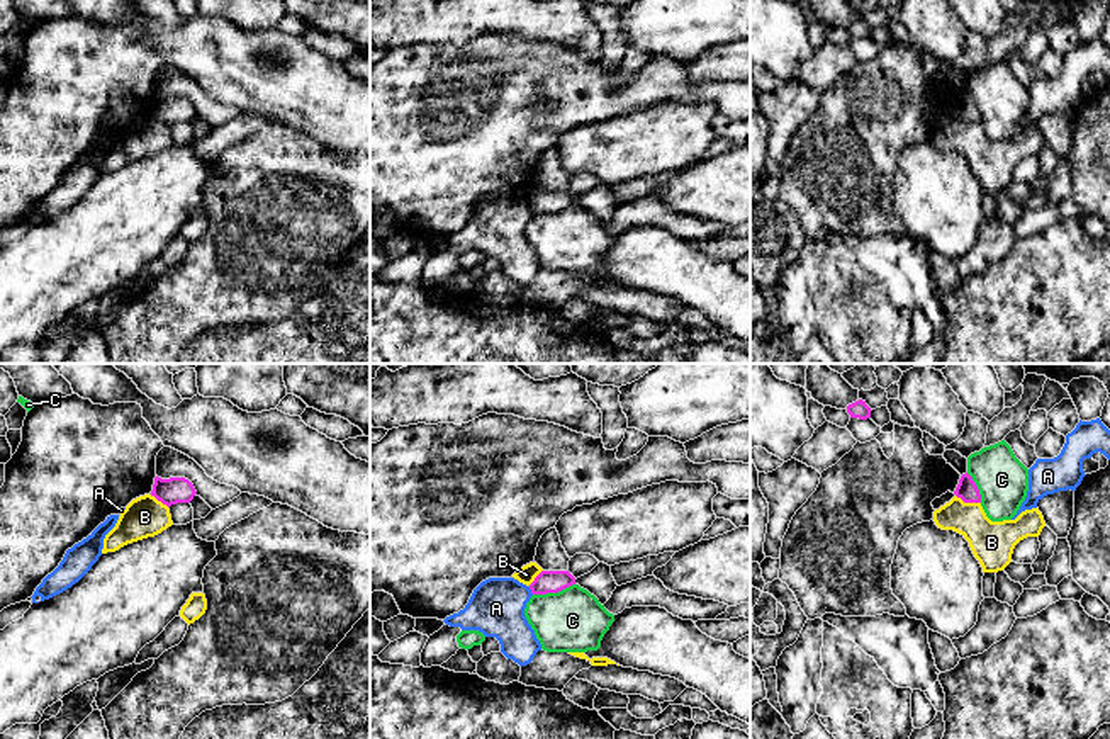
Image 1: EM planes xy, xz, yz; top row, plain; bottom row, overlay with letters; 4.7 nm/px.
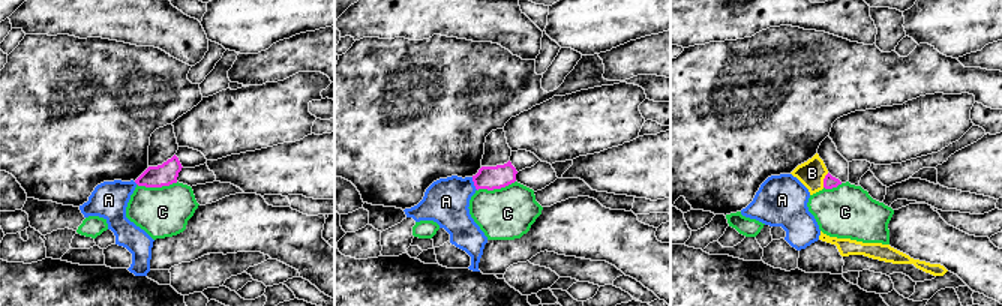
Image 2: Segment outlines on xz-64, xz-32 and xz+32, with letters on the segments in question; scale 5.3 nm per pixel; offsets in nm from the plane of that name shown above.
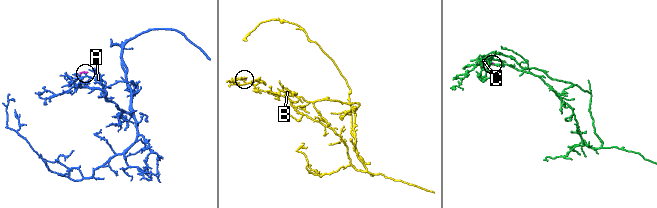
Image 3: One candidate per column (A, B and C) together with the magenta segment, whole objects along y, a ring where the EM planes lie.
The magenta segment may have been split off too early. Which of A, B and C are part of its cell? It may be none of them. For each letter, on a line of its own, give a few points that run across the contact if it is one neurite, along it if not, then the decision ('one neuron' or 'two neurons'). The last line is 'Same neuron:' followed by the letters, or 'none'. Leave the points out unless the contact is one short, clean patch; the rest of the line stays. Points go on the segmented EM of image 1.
A: line xz (528, 586), (533, 593); two neurons
B: line yz (956, 495), (964, 502), (980, 503); two neurons
C: line xz (574, 583), (557, 592), (533, 595); two neurons
Same neuron: none

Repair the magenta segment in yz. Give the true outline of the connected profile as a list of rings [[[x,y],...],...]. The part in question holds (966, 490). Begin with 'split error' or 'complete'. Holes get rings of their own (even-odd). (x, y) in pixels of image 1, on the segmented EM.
complete; [[[967,472],[961,476],[954,494],[964,503],[981,503],[979,489]]]

